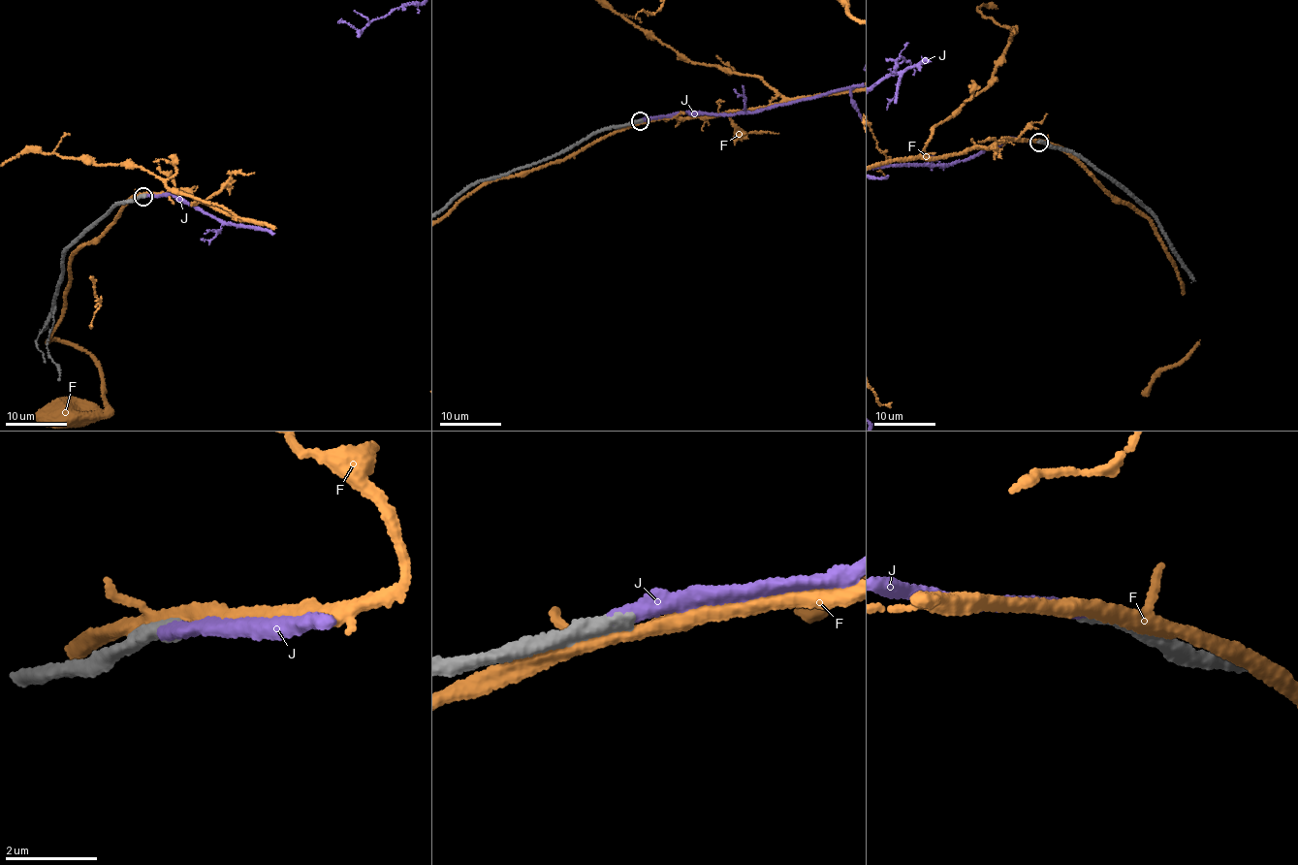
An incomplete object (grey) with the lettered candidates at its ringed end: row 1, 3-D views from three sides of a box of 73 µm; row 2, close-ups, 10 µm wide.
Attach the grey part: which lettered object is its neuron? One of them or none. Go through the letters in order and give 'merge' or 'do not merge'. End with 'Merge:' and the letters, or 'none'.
F: do not merge
J: merge
Merge: J

